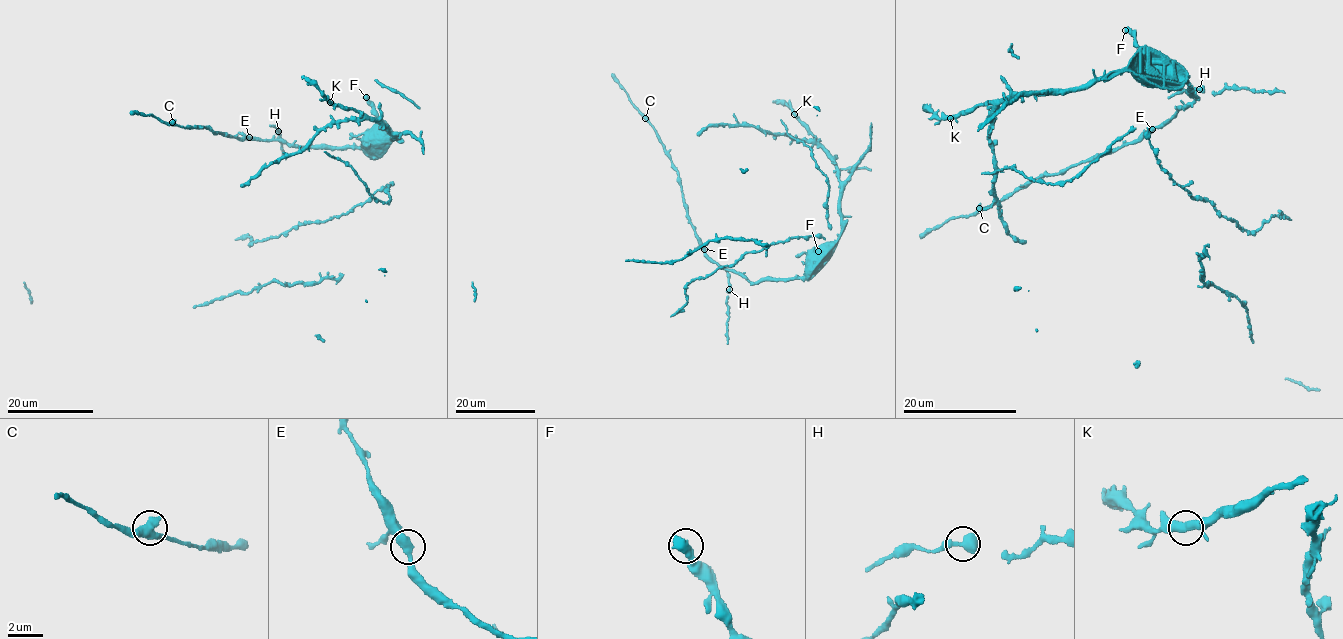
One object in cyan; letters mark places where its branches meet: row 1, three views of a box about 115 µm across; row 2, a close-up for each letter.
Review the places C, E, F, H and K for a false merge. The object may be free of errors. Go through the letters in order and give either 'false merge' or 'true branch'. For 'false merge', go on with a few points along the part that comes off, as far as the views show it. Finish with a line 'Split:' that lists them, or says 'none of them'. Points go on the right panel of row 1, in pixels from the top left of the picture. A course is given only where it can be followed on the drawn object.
C: true branch
E: true branch
F: true branch
H: true branch
K: true branch
Split: none of them

